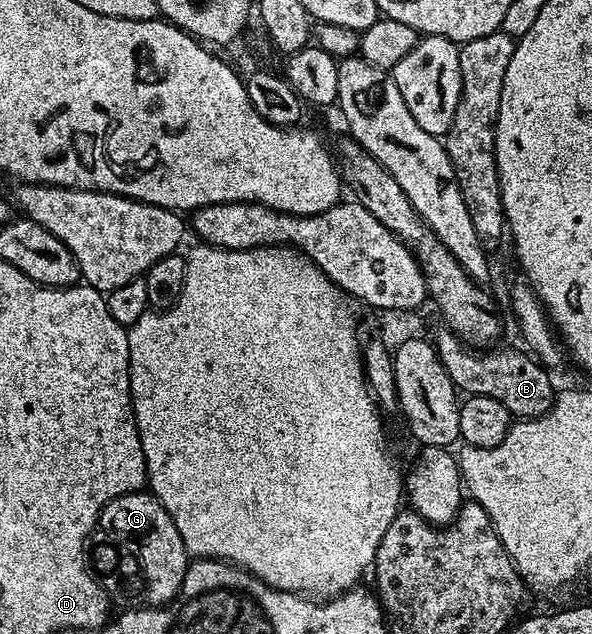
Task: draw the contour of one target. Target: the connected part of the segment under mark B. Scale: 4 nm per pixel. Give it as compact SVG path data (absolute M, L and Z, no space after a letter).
M440 327L434 336L434 344L436 354L442 359L442 367L446 367L446 375L450 375L461 394L498 399L498 403L502 403L502 407L506 407L506 411L516 419L541 417L550 411L556 401L558 389L552 386L552 377L548 374L551 372L535 357L519 348L496 347L491 351L477 351L466 347L465 341L447 327Z

